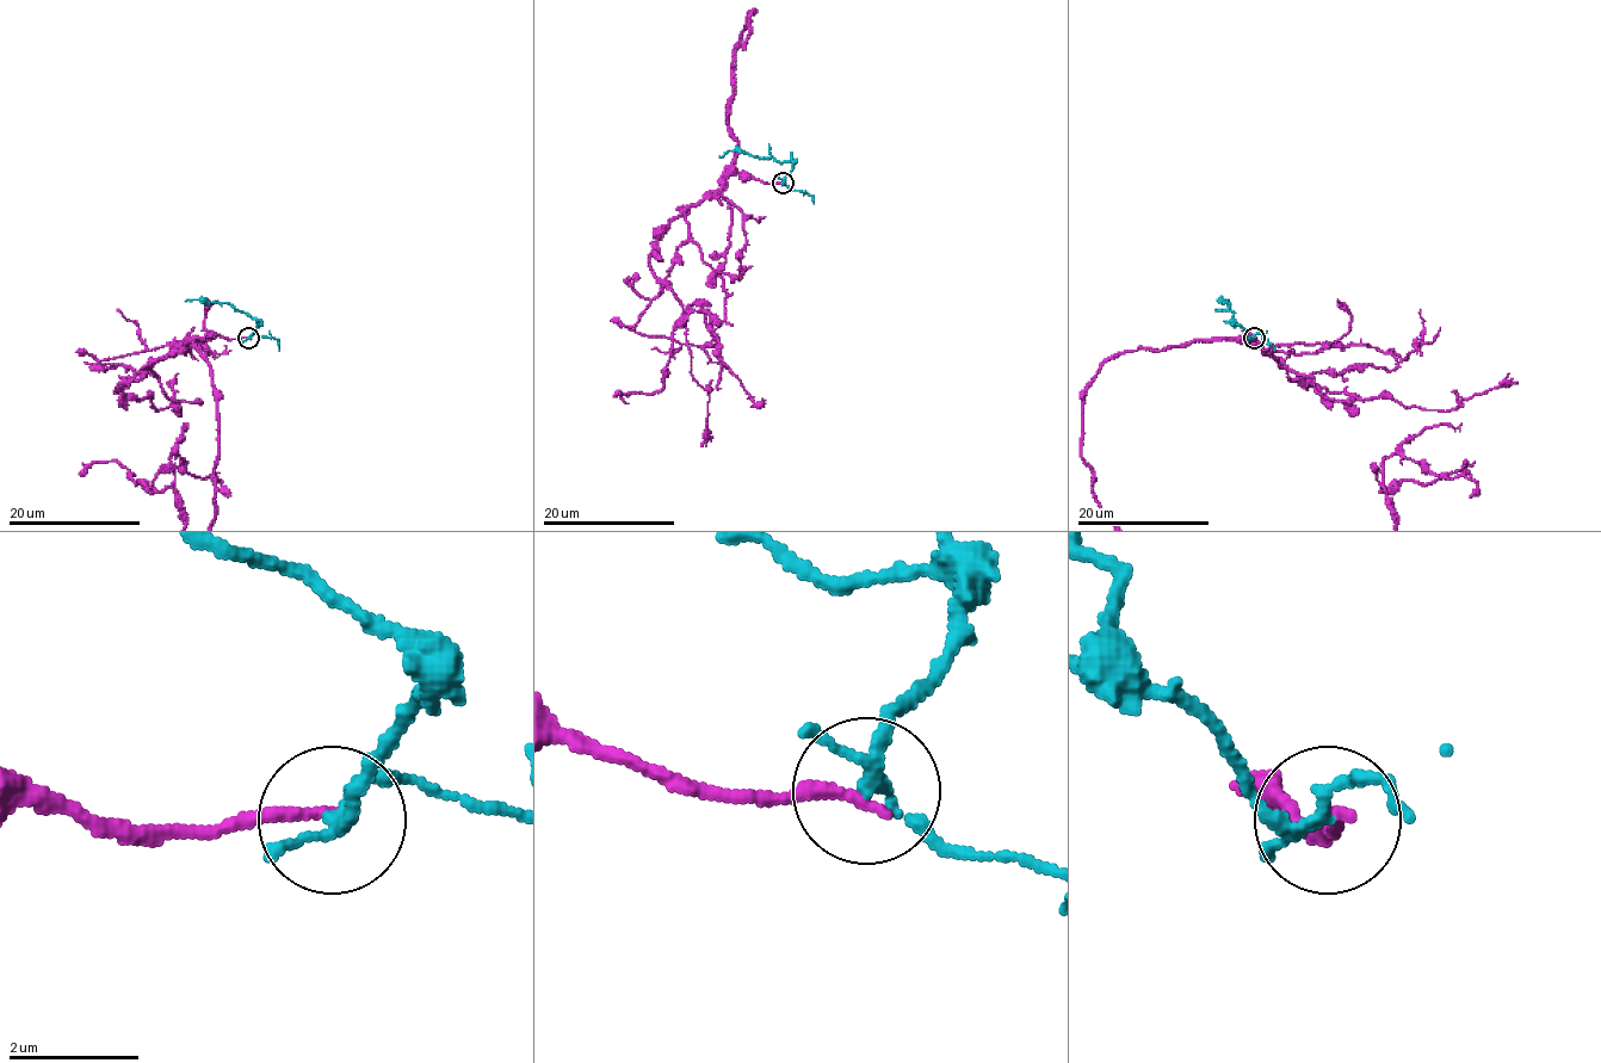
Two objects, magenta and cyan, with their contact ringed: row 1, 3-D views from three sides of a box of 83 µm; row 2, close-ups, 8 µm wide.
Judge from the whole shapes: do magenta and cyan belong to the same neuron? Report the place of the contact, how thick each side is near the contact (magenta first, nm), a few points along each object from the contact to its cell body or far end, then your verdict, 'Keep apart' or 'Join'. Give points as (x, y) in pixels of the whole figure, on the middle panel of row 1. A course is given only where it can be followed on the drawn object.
Place: (783, 183). Thickness 200 nm (magenta) against 150 nm. Course of cyan: (784, 184), (792, 171), (790, 162), (734, 150), (719, 155). Keep apart

